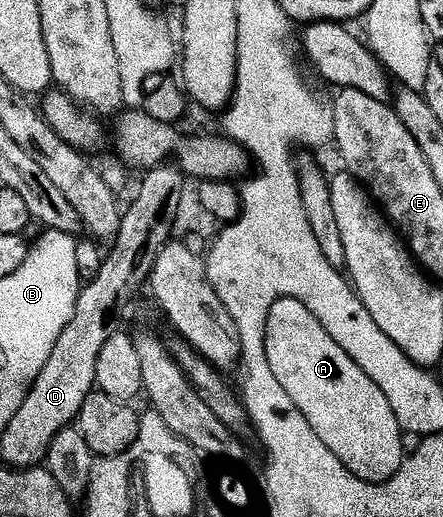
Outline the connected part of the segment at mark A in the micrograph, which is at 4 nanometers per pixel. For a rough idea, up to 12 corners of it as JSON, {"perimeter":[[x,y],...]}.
{"perimeter":[[282,296],[266,361],[320,442],[361,480],[402,464],[384,390]]}

